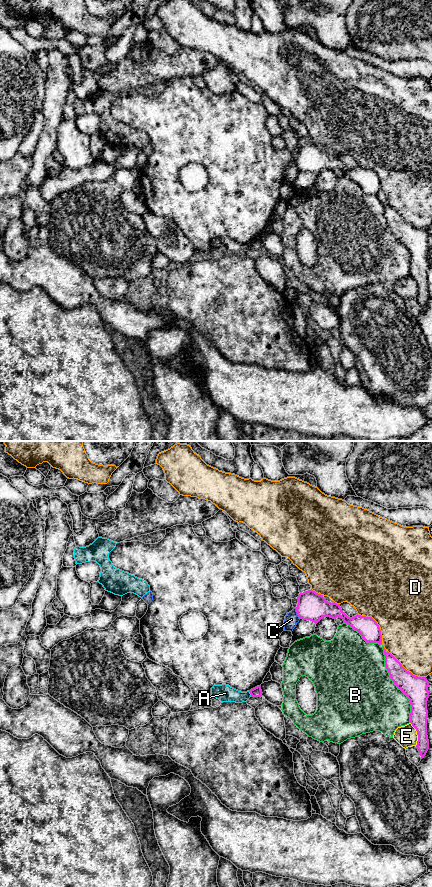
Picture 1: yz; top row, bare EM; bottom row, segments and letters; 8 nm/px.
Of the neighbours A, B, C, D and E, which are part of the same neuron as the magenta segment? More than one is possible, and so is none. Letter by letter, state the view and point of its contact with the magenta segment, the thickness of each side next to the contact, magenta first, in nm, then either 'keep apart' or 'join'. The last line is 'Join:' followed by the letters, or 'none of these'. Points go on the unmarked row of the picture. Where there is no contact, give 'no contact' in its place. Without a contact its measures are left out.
A: contact yz (250, 245); calibres 80 and 140 nm; keep apart
B: contact yz (394, 235); calibres 190 and 500 nm; keep apart
C: contact yz (297, 166); calibres 220 and 110 nm; keep apart
D: contact yz (377, 176); calibres 160 and 500 nm; keep apart
E: contact yz (417, 286); calibres 140 and 170 nm; keep apart
Join: none of these

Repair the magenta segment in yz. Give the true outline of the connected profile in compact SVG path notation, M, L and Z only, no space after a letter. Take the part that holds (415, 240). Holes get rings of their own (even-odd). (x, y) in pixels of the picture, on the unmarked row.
M383 198L385 218L391 232L409 251L411 256L410 275L418 287L417 301L421 311L429 301L427 288L427 253L429 250L429 234L426 229L418 229L407 223L402 216Z

